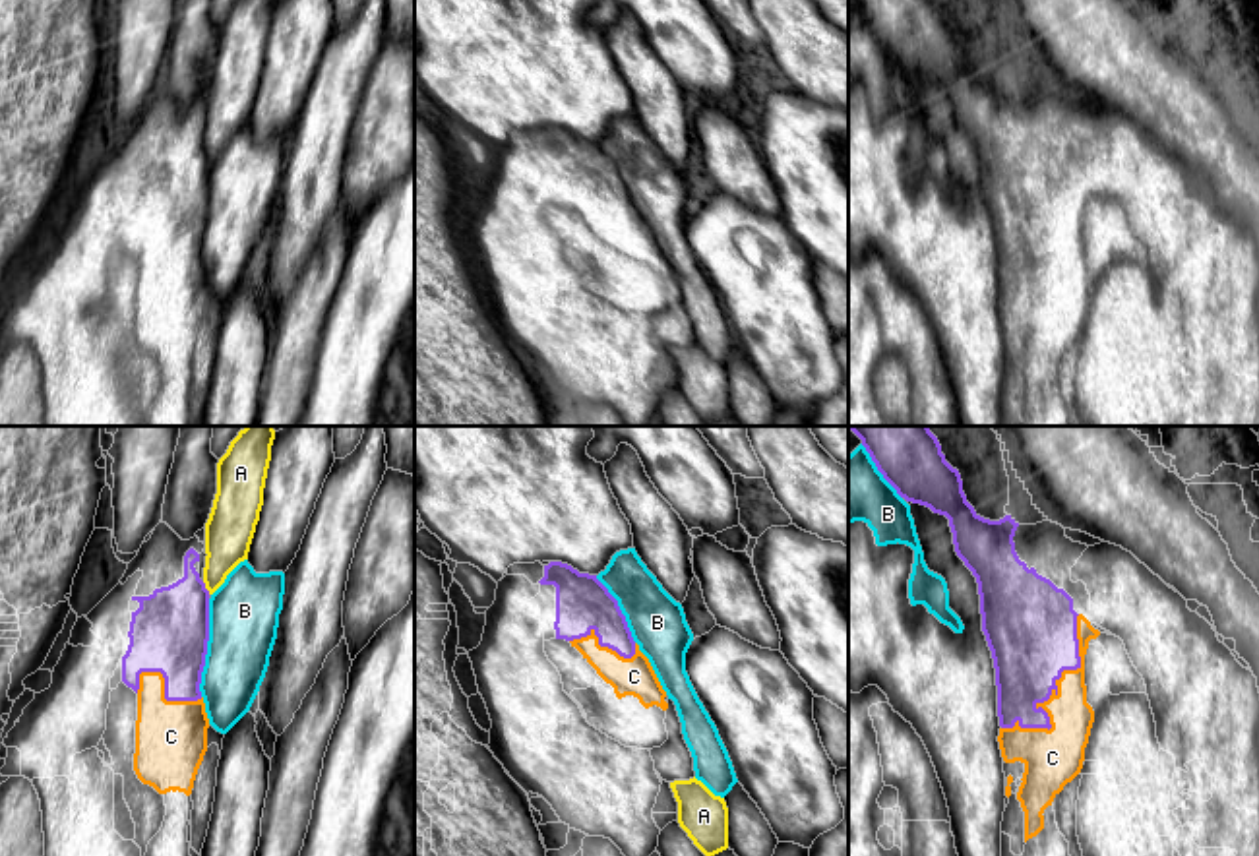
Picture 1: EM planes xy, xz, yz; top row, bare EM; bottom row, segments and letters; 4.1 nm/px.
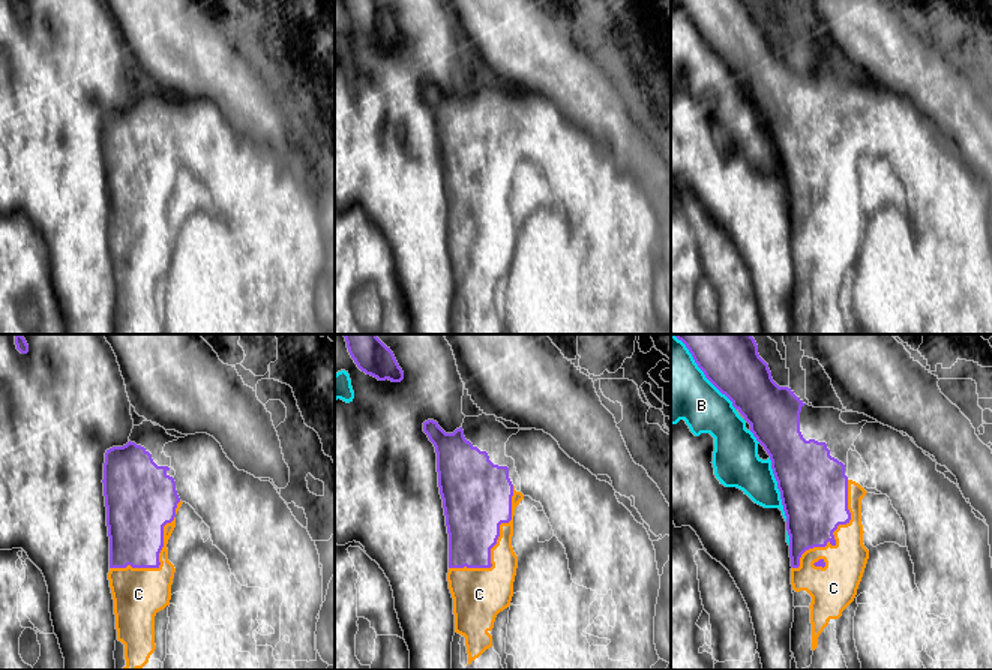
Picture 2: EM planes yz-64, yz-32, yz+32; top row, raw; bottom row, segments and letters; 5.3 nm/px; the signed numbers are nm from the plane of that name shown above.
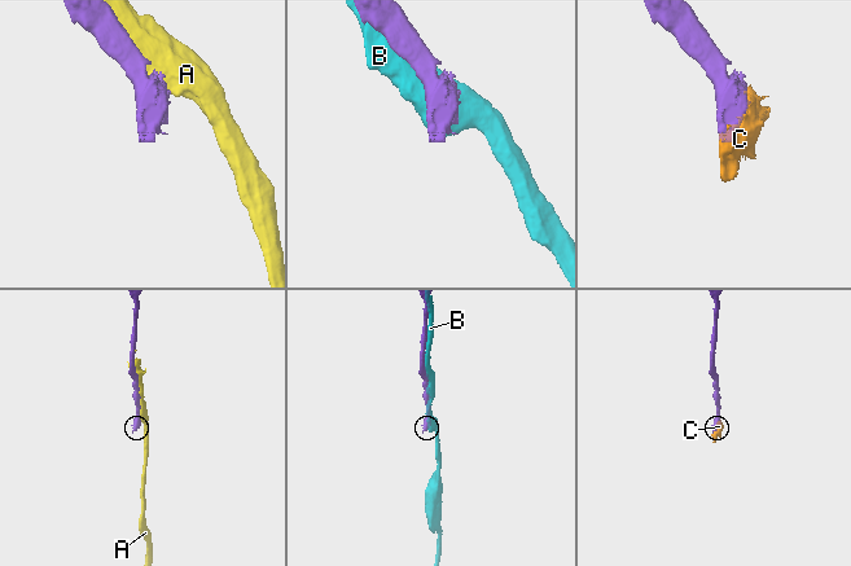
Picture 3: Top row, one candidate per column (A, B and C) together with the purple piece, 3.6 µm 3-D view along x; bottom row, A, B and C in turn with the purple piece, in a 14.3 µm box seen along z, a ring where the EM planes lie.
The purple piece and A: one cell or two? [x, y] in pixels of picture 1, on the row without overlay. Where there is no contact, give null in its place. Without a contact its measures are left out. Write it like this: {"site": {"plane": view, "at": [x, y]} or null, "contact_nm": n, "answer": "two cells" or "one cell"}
{"site": {"plane": "xy", "at": [204, 153]}, "contact_nm": 70, "answer": "two cells"}

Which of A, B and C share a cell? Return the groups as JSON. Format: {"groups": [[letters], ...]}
{"groups": [["A"], ["B"], ["C"]]}

